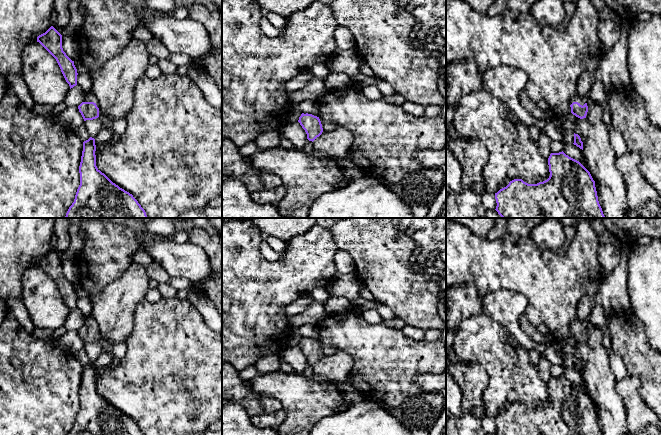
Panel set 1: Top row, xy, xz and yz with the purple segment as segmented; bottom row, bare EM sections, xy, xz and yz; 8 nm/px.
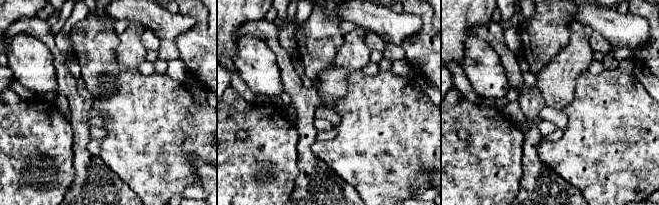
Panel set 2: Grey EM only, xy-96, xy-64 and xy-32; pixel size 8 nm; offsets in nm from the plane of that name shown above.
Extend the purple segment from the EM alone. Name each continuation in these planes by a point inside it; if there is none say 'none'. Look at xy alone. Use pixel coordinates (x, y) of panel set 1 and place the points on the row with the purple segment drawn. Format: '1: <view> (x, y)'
1: xy (88, 97)

